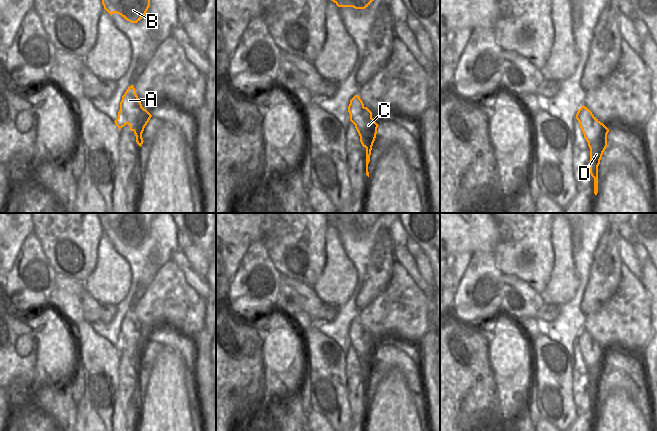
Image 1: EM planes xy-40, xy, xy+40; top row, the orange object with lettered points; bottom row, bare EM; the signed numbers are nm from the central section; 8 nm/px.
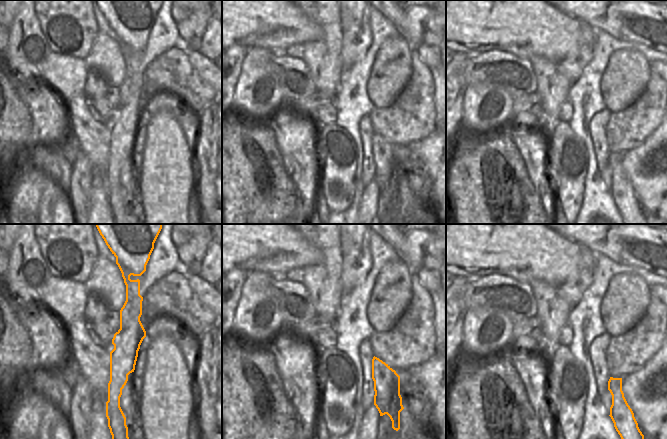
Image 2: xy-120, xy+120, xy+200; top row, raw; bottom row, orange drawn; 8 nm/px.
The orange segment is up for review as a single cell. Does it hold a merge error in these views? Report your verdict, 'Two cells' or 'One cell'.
Two cells

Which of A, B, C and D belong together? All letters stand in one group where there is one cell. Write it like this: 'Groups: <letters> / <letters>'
Groups: A B / C D

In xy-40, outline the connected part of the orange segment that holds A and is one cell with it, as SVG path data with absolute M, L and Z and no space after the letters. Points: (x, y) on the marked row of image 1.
M131 85L122 96L118 118L114 121L116 126L121 129L128 124L130 130L134 131L133 122L141 107L142 104L136 94L136 90L134 86Z

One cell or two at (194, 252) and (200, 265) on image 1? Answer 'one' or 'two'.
one

